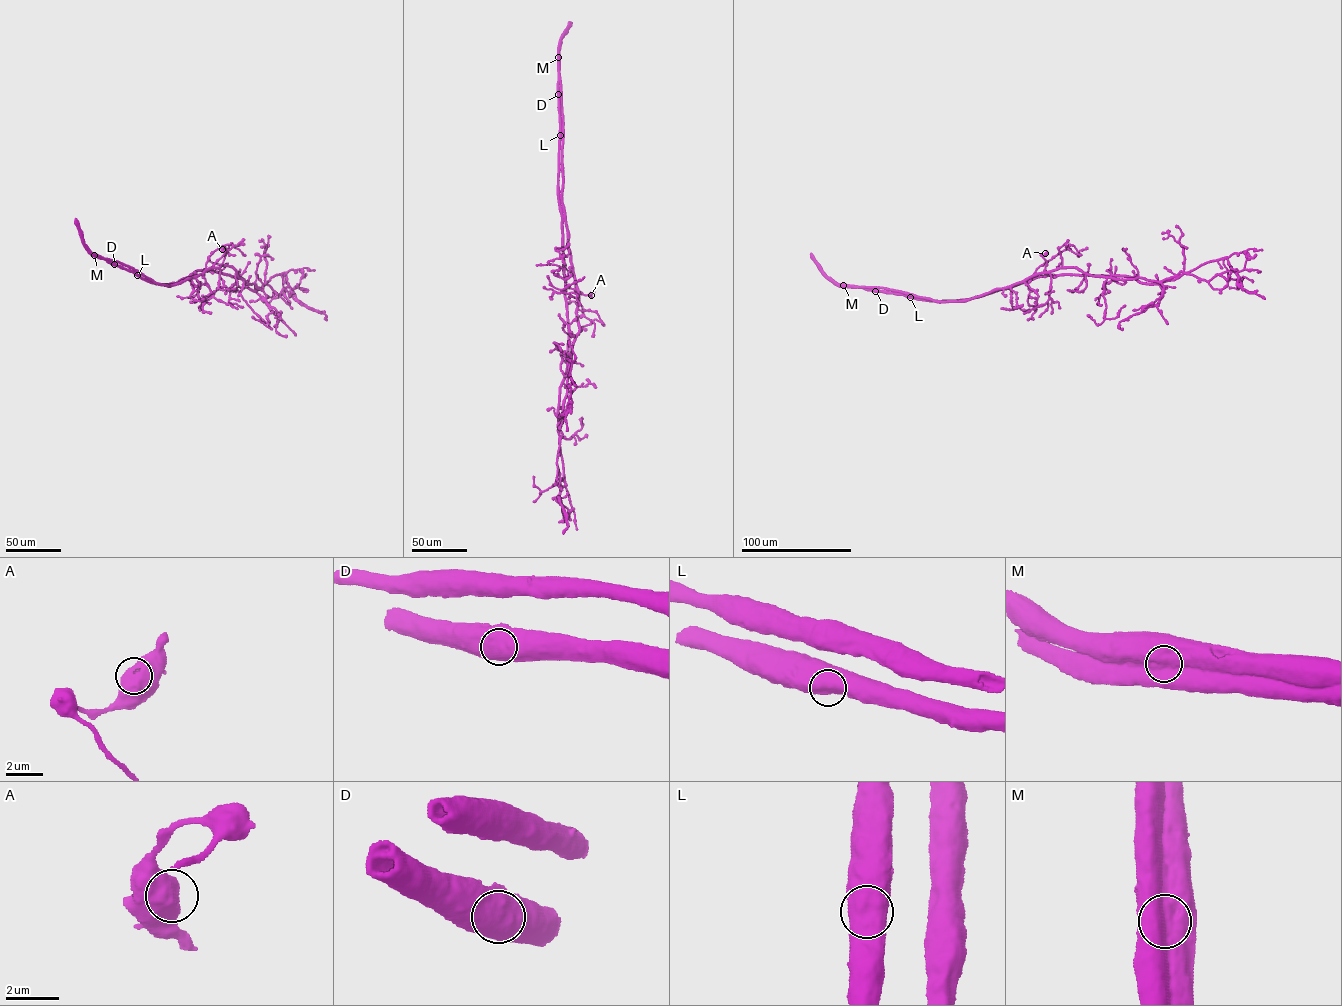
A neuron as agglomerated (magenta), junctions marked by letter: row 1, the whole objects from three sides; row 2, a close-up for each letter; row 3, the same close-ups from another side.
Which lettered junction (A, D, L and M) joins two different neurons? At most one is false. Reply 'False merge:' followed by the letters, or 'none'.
False merge: M

